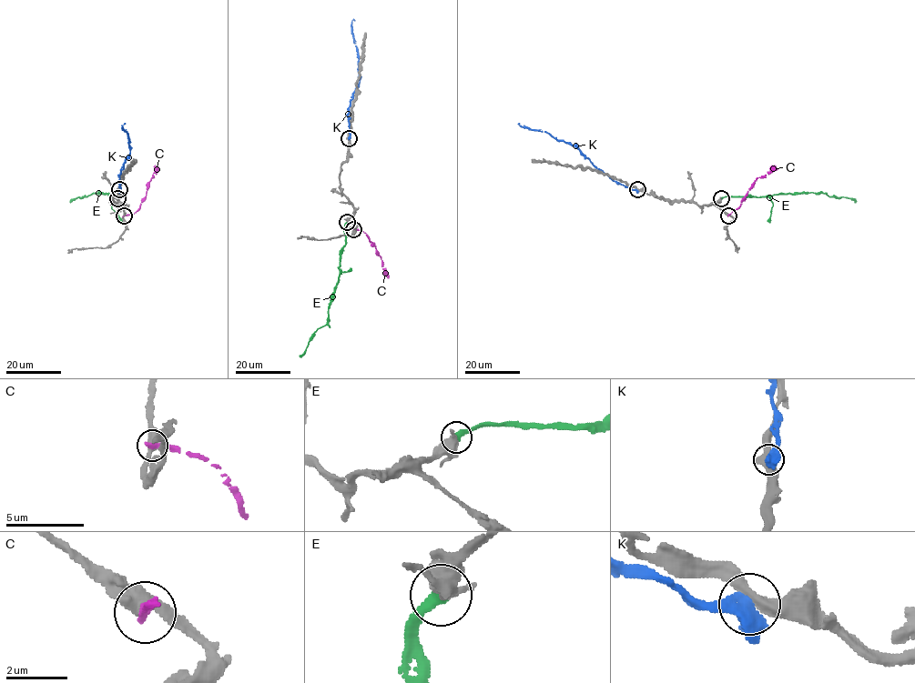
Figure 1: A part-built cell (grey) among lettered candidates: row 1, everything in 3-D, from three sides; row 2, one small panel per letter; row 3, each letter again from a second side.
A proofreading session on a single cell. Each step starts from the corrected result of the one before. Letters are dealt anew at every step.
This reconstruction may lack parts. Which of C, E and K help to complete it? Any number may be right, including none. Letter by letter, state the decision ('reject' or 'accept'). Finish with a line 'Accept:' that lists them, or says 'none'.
C: reject
E: accept
K: reject
Accept: E

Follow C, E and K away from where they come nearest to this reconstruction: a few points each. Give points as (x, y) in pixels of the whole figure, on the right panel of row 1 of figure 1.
C: (728, 215), (739, 206), (757, 177), (777, 169)
E: (721, 198), (808, 192), (850, 197), (855, 203)
K: (636, 189), (612, 180), (576, 146), (557, 141), (544, 131), (523, 127), (519, 123)

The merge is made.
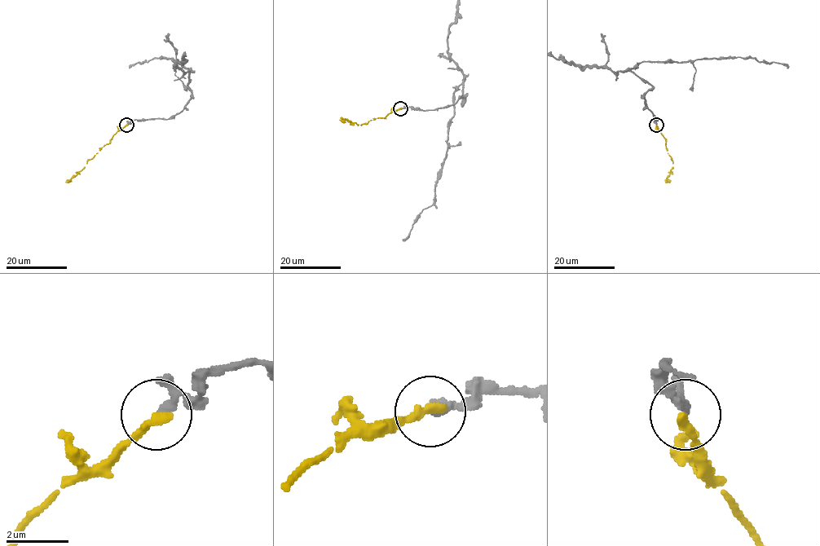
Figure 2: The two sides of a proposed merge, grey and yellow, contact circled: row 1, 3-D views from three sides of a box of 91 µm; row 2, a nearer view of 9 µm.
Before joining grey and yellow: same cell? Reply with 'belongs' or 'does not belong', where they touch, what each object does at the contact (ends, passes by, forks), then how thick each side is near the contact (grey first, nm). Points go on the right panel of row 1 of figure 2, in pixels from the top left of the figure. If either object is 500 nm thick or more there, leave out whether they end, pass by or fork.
belongs | (656, 125) | grey passes by | yellow ends | 160/320 nm

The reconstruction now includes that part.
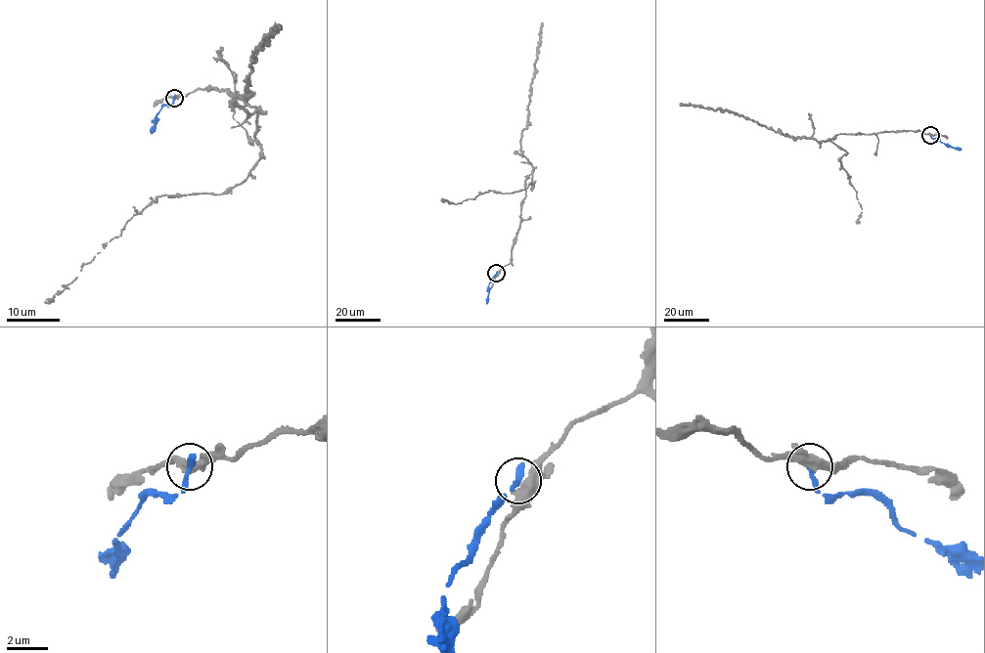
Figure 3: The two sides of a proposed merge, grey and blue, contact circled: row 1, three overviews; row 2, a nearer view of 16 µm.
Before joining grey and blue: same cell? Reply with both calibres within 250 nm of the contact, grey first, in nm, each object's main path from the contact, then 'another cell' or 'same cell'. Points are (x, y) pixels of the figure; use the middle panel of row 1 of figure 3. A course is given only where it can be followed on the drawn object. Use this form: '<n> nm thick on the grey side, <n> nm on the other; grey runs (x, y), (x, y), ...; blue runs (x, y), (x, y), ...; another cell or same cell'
440 nm thick on the grey side, 320 nm on the other; grey runs (497, 274), (512, 258), (525, 196), (525, 181), (532, 170), (521, 150), (520, 138), (527, 122), (541, 22); blue runs (497, 273), (488, 284), (486, 303); another cell

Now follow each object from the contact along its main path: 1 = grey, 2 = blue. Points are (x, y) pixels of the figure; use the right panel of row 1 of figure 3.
1: (931, 135), (906, 130), (838, 134), (819, 142), (789, 137), (731, 111), (680, 103)
2: (930, 135), (961, 150)

